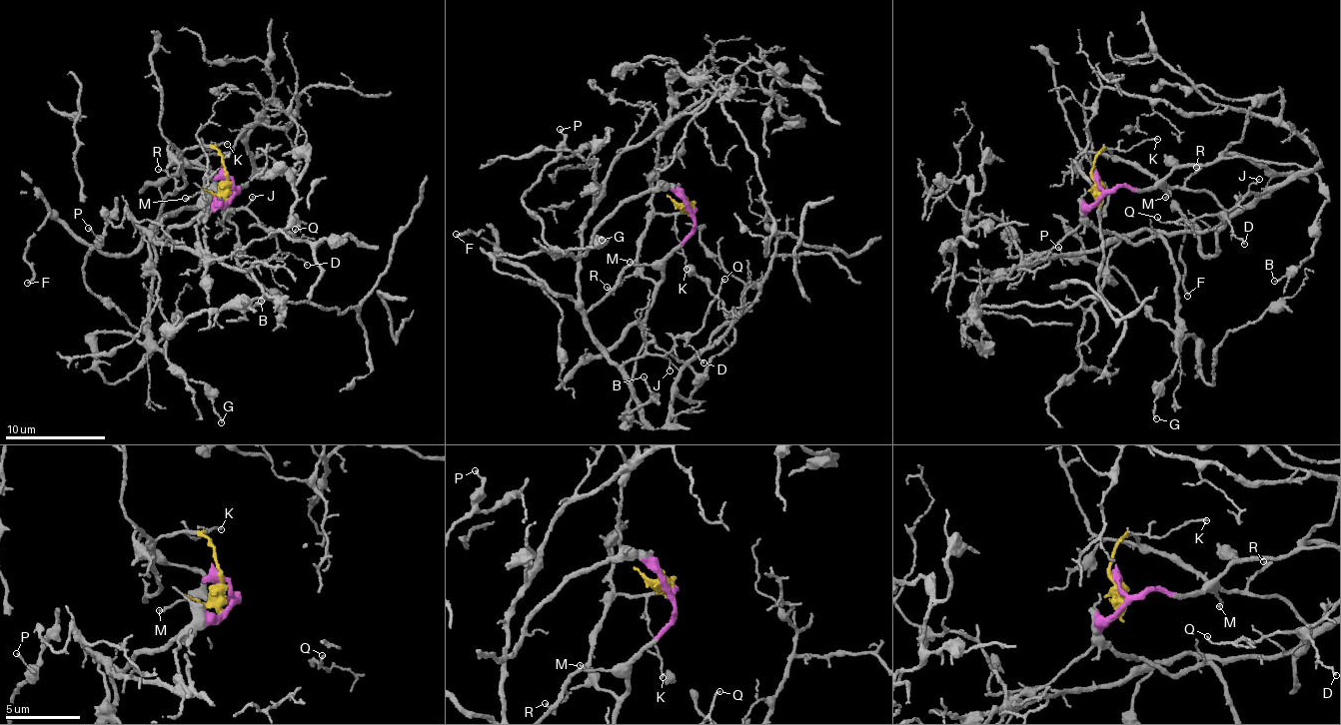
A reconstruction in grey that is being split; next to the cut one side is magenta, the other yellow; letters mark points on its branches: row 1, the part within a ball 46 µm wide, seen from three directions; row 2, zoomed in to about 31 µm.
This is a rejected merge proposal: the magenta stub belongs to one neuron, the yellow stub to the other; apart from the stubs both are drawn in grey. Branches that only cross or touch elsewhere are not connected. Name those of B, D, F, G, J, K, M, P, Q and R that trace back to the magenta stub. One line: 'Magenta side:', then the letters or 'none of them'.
Magenta side: B, G, M, P

